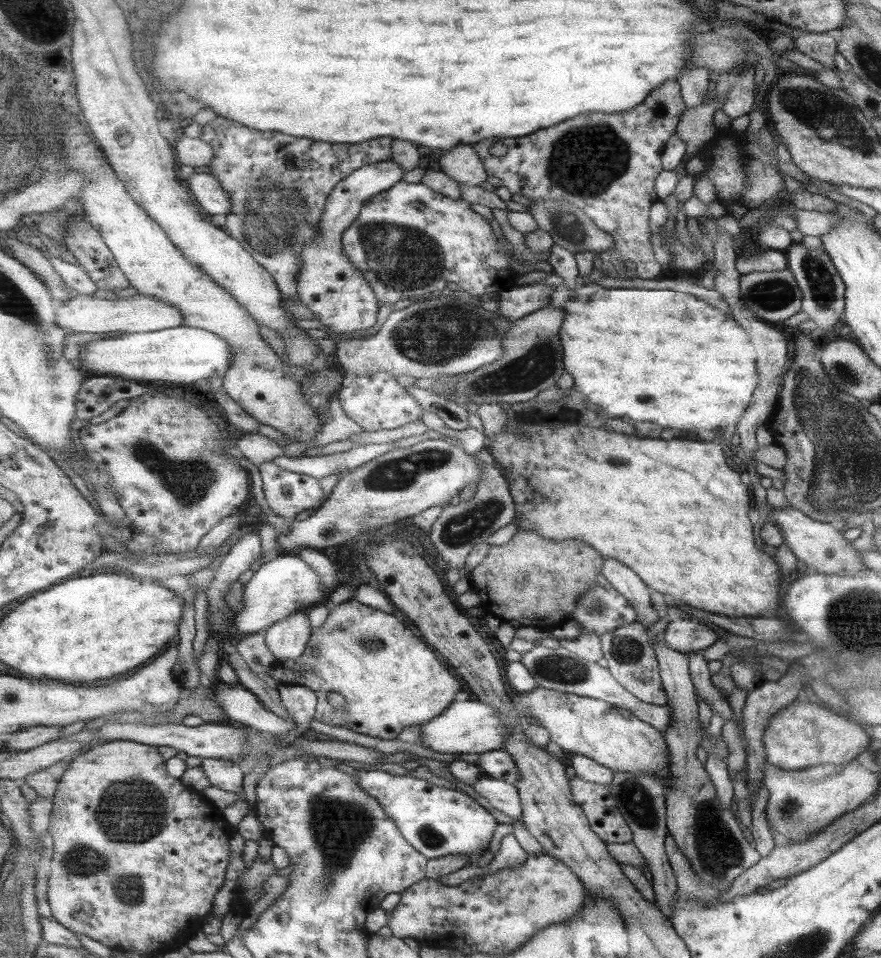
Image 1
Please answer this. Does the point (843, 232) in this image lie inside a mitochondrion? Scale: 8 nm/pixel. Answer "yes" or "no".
no

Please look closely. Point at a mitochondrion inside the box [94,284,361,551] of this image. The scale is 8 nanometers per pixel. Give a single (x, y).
(190, 480)

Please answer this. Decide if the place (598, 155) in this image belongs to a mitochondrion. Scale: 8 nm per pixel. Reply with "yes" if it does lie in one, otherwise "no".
yes

